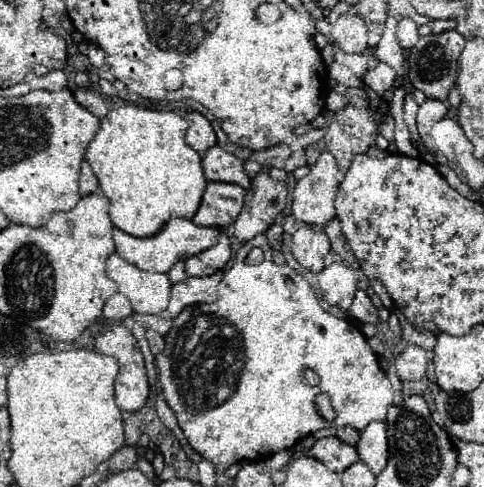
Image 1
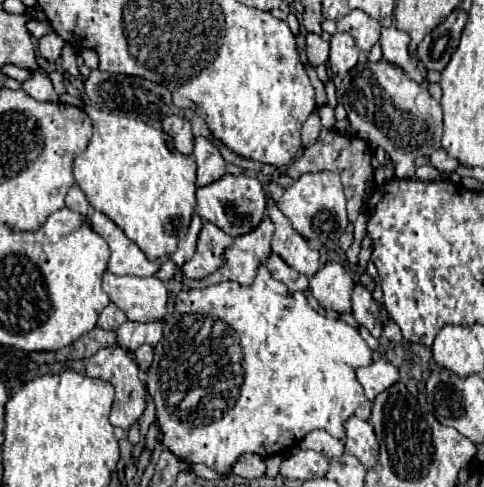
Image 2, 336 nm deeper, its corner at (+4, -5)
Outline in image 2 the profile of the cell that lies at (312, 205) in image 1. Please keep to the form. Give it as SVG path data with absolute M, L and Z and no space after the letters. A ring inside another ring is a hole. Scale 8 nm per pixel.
M318 171L318 173L306 173L294 185L290 185L282 199L278 201L278 209L290 219L292 227L304 237L304 239L318 239L322 243L336 241L348 225L346 219L346 199L340 185L340 175L332 171Z

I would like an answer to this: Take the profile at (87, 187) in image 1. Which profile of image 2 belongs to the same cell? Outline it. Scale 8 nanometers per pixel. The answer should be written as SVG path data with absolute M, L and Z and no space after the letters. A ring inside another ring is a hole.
M74 185L68 193L66 193L66 207L72 211L78 211L82 215L88 215L90 211L90 203L86 199L86 195L82 193L82 189L78 185Z

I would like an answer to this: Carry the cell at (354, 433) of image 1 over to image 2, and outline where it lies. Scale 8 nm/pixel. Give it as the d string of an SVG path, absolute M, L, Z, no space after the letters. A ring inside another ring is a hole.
M310 431L300 441L300 449L312 449L326 455L328 459L334 459L344 453L344 441L332 437L328 431Z

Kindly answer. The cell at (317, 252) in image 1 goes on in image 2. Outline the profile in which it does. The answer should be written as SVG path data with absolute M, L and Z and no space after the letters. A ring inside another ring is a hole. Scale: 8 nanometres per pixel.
M266 195L266 203L268 203L266 205L268 215L276 227L274 237L272 237L272 253L280 255L298 273L312 277L320 267L318 251L308 247L308 241L282 215L282 211L278 209L278 205L274 203L274 199L270 195Z

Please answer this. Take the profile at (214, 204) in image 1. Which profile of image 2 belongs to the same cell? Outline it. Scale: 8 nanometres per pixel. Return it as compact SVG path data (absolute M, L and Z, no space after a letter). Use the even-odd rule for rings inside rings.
M224 175L222 179L206 187L198 187L196 191L196 215L202 221L214 223L218 229L222 229L232 237L250 233L262 221L264 211L266 211L266 195L264 195L262 183L248 175L238 175L238 177Z

